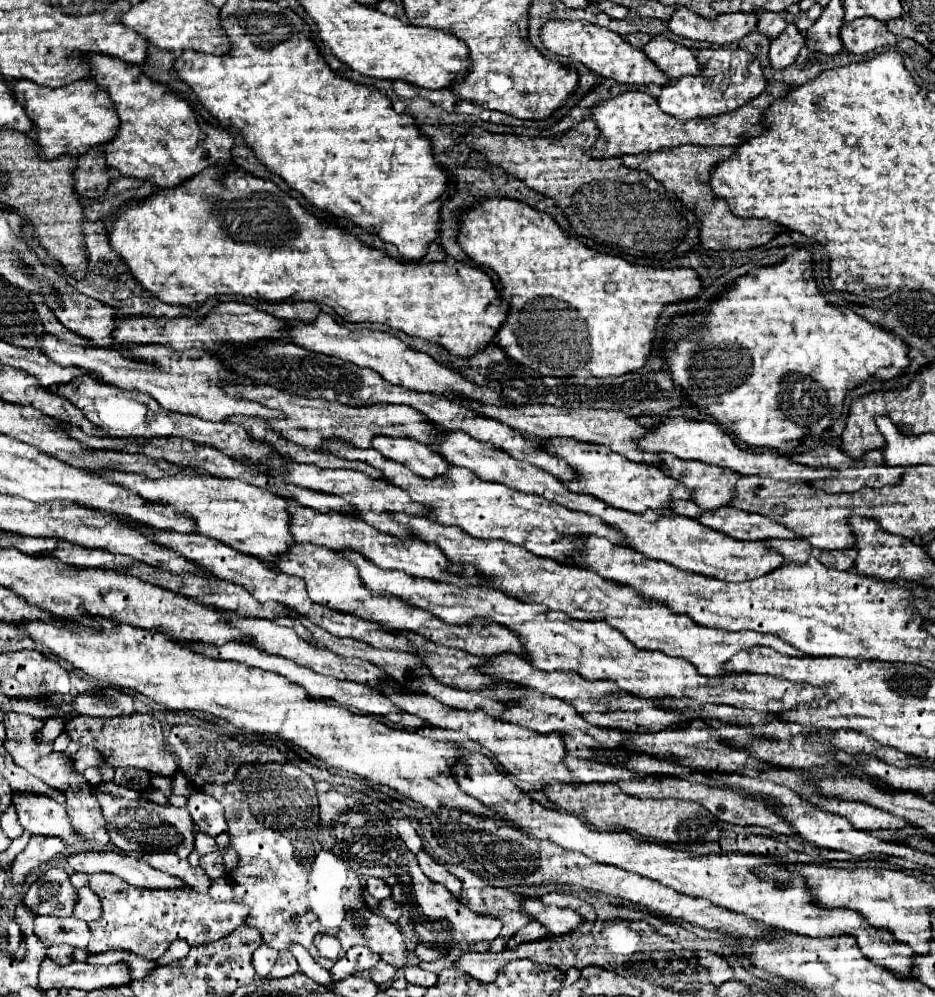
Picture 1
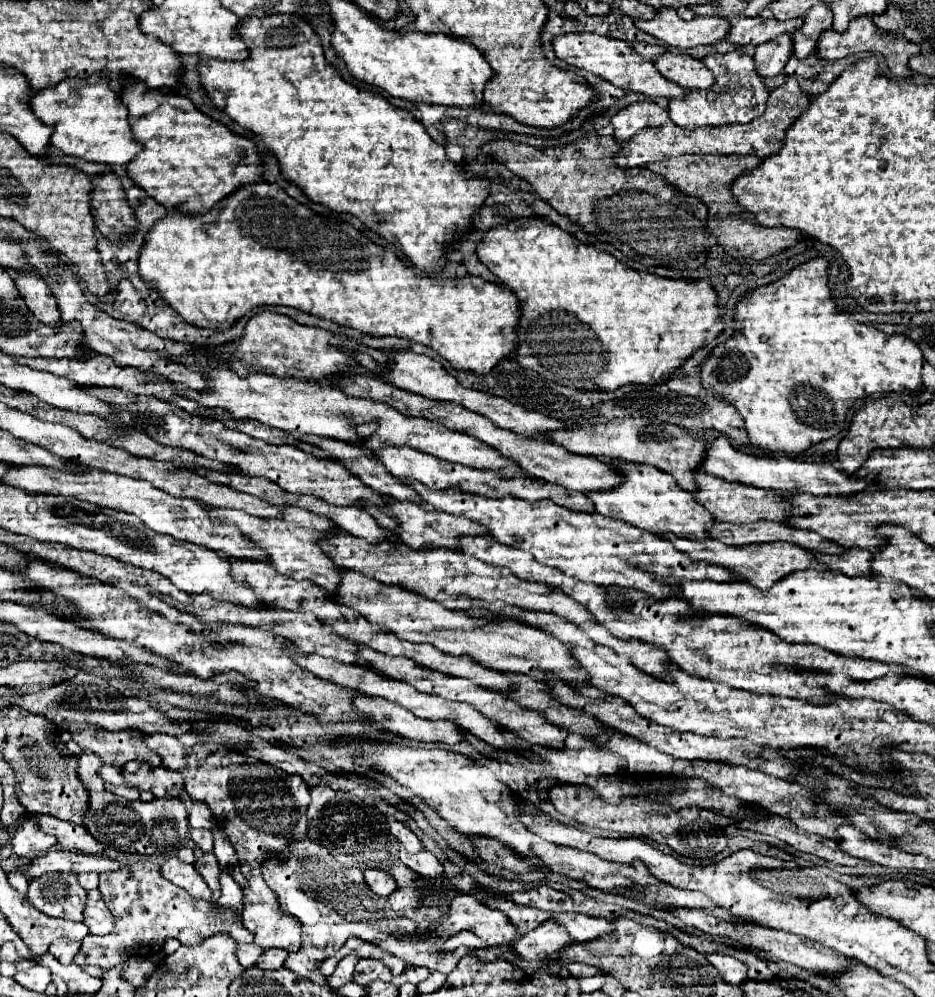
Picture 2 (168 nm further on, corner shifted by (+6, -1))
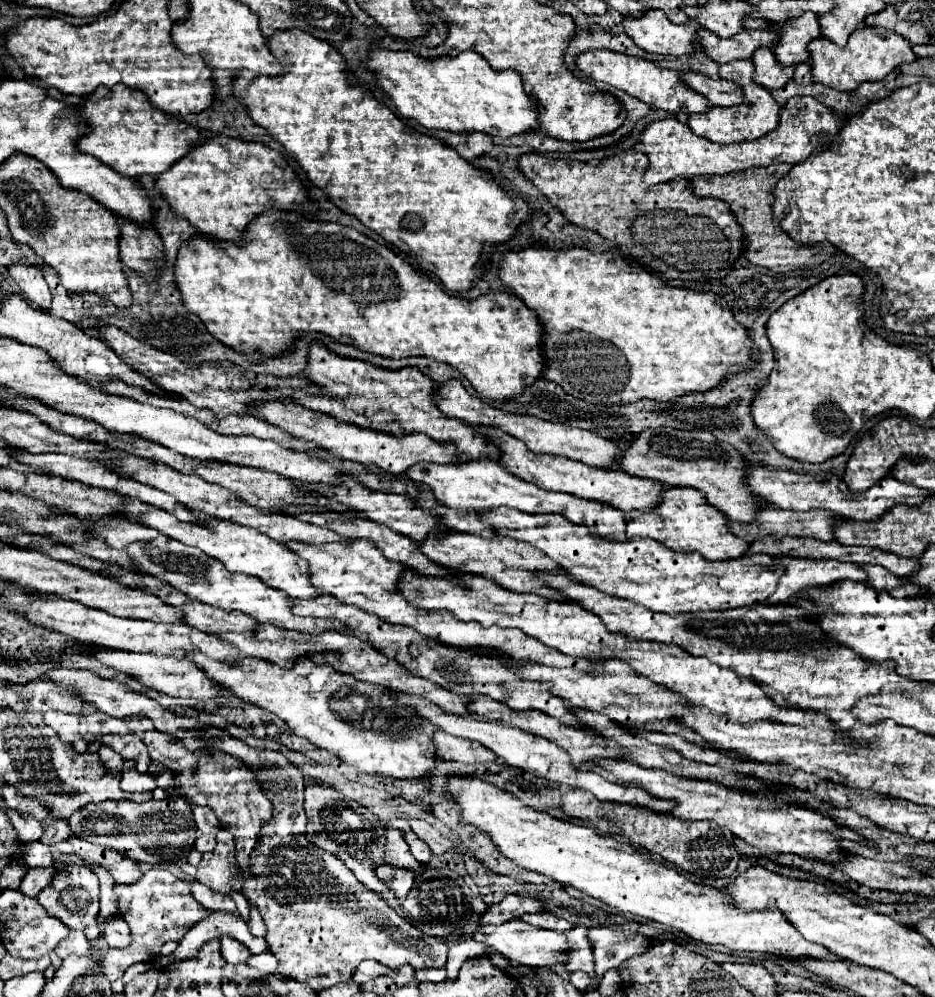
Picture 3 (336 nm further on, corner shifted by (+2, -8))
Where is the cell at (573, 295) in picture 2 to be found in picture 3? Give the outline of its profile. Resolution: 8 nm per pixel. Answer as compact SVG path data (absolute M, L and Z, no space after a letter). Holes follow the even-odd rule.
M529 247L523 251L509 251L503 255L501 259L501 267L499 267L499 277L503 281L503 285L517 295L529 309L533 309L543 327L545 327L545 335L543 335L543 353L545 353L545 363L547 369L543 373L543 377L547 377L549 381L555 381L557 385L561 385L569 395L583 399L587 403L635 403L641 399L653 399L653 401L673 401L675 397L687 395L687 393L695 393L695 391L711 391L717 385L723 385L731 375L735 373L743 373L743 371L751 371L753 363L757 363L761 359L761 351L755 347L755 343L751 341L749 331L735 321L731 309L727 307L727 303L723 301L723 297L715 295L715 293L703 293L703 291L689 291L689 289L679 289L679 287L671 287L665 281L661 281L659 277L651 275L649 271L645 271L639 265L629 263L623 255L617 253L593 253L589 249L569 249L569 251L555 251L555 249L539 249L539 247Z

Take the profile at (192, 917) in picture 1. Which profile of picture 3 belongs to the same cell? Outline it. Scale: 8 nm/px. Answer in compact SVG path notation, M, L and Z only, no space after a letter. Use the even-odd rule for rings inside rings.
M149 869L143 873L137 885L115 885L115 893L119 899L121 917L129 923L133 941L125 949L109 949L101 961L101 971L109 981L121 979L125 969L133 963L147 963L159 955L159 949L167 941L181 941L187 927L205 919L207 909L203 909L191 895L189 883L173 877L173 873L165 869Z

